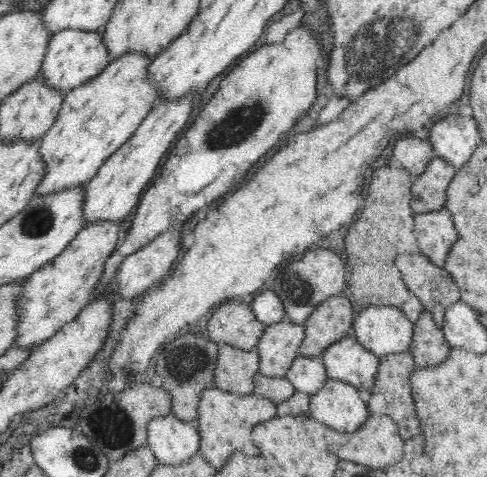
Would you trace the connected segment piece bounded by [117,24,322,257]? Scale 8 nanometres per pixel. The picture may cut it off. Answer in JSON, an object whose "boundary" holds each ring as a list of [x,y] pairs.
{"boundary":[[[304,26],[292,28],[286,38],[278,44],[264,44],[253,53],[240,58],[234,69],[223,78],[217,92],[212,96],[207,105],[196,116],[189,129],[182,138],[177,138],[174,145],[166,154],[166,161],[160,167],[160,172],[152,186],[146,188],[141,194],[136,212],[132,217],[130,230],[124,236],[124,244],[120,244],[122,256],[138,252],[144,246],[153,241],[152,236],[160,235],[160,232],[170,224],[172,210],[176,216],[191,216],[200,208],[210,205],[220,196],[232,190],[246,176],[246,172],[258,162],[266,152],[270,152],[273,146],[280,143],[280,134],[288,132],[298,116],[302,116],[312,102],[316,100],[316,77],[318,60],[322,56],[322,44],[320,36],[312,36]]]}

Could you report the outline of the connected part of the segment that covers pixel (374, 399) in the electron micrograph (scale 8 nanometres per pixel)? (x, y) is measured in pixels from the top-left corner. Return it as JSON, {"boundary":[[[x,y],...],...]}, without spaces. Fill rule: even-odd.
{"boundary":[[[399,351],[398,354],[386,354],[379,357],[378,374],[375,375],[374,387],[366,395],[369,413],[383,413],[389,418],[394,418],[399,427],[398,437],[404,442],[408,438],[414,438],[414,436],[422,434],[422,428],[420,428],[420,422],[415,409],[414,397],[410,393],[410,381],[408,380],[411,371],[415,367],[416,364],[410,351]]]}

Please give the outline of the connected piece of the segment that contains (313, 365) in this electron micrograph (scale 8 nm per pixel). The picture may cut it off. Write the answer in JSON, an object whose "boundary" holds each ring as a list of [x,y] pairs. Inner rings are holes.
{"boundary":[[[299,355],[291,362],[290,370],[287,370],[285,376],[298,392],[309,395],[322,390],[323,383],[329,379],[323,368],[322,356]]]}

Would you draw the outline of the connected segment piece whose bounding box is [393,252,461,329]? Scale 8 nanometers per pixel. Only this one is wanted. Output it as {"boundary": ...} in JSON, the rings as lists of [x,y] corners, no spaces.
{"boundary":[[[412,252],[398,254],[394,258],[394,266],[401,272],[402,280],[406,283],[410,292],[422,303],[422,306],[428,311],[436,324],[442,329],[444,312],[451,303],[461,300],[458,285],[455,284],[451,274],[447,272],[444,266],[436,266],[422,252]]]}

